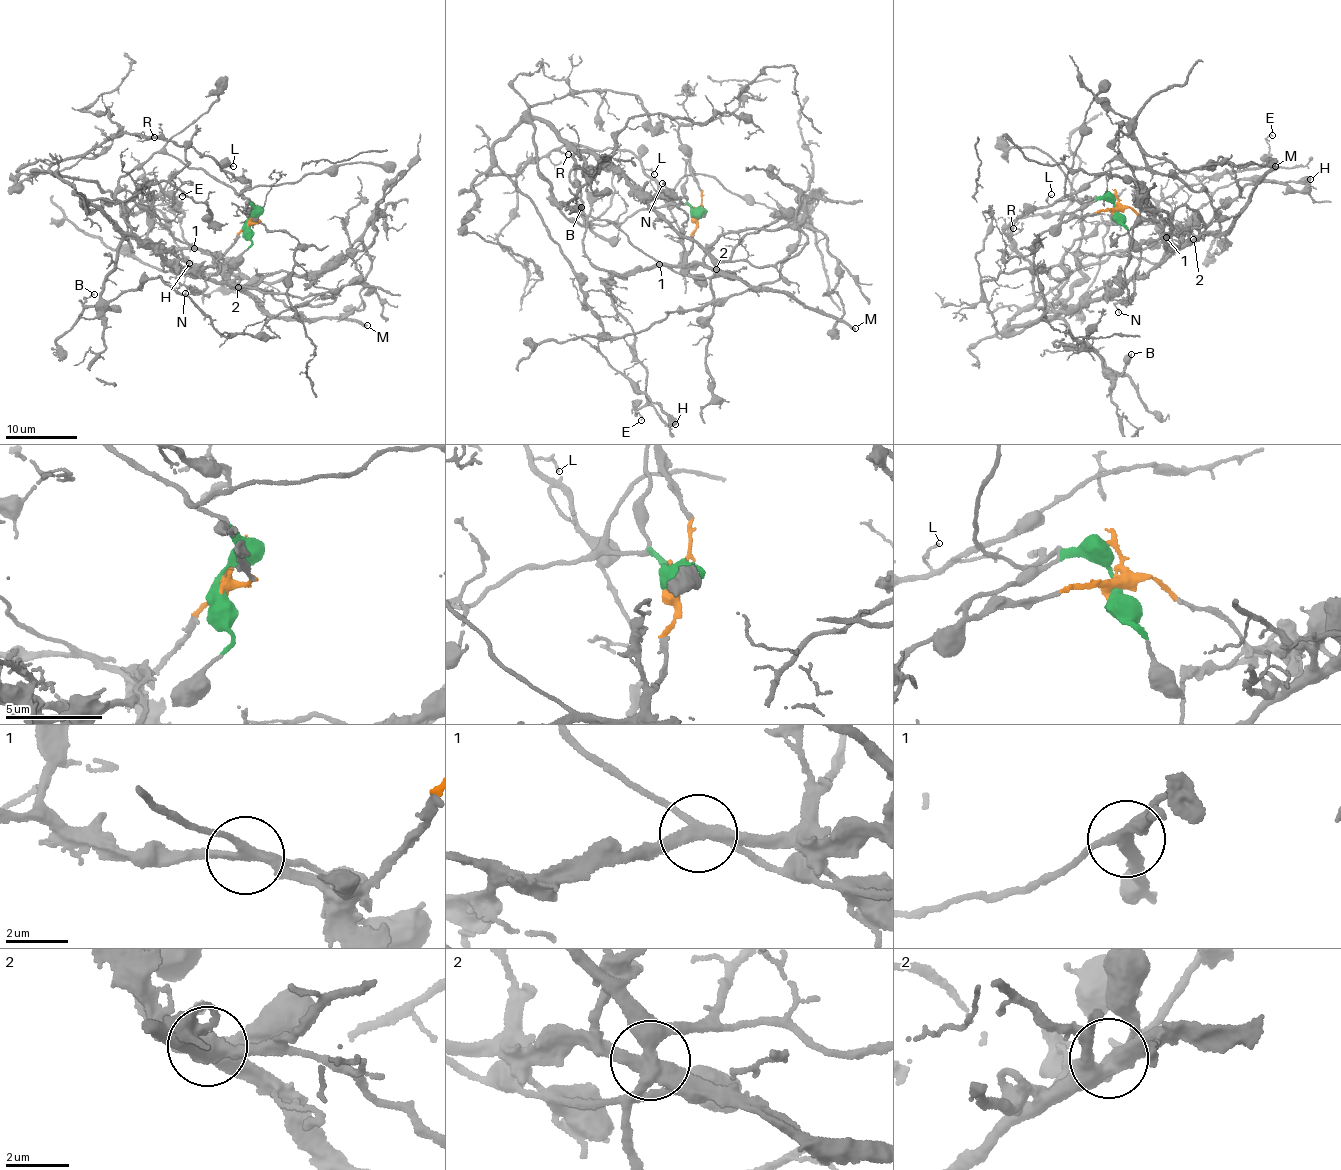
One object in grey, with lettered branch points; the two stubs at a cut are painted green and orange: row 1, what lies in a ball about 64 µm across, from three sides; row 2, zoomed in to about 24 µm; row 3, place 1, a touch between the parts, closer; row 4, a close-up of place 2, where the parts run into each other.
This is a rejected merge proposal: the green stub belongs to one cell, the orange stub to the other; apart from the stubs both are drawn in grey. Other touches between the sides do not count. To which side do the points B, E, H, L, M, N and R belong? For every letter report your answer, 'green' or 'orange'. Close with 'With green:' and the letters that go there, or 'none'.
B: green
E: orange
H: green
L: green
M: orange
N: orange
R: green
With green: B, H, L, R

